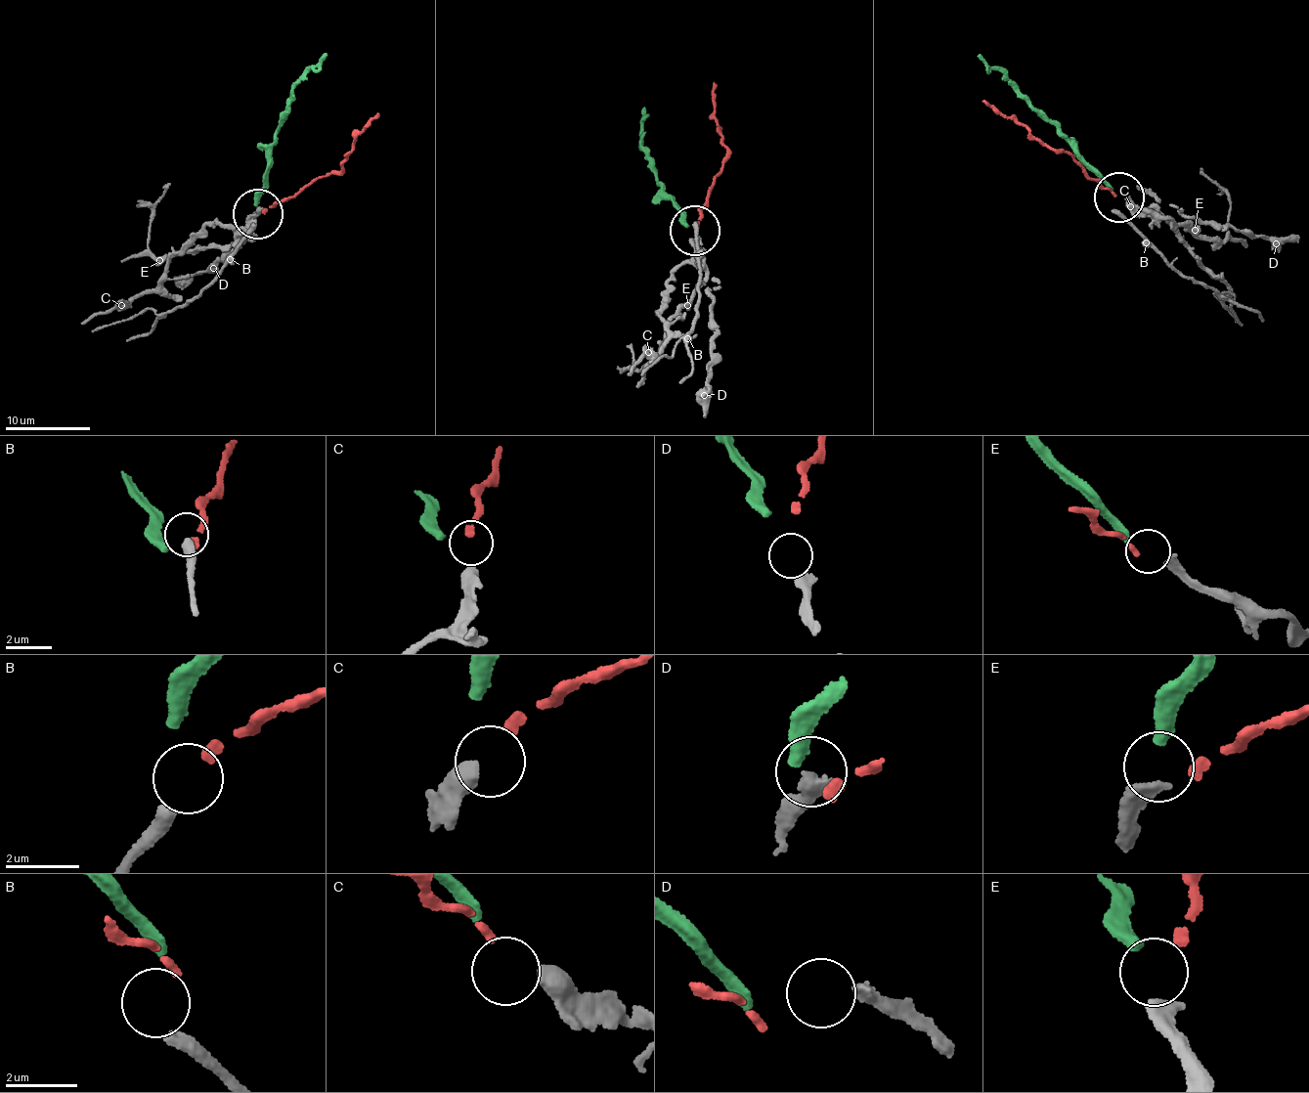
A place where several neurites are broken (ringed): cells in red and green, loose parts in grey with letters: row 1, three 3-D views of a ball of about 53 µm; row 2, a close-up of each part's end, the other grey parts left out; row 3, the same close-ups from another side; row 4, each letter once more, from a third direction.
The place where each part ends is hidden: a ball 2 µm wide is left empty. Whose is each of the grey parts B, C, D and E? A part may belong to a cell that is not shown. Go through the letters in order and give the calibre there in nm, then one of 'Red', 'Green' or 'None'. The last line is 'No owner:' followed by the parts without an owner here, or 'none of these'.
B: Thickness 380 nm. None
C: Thickness 550 nm. Red
D: Thickness 440 nm. None
E: Thickness 420 nm. Green
No owner: B, D

